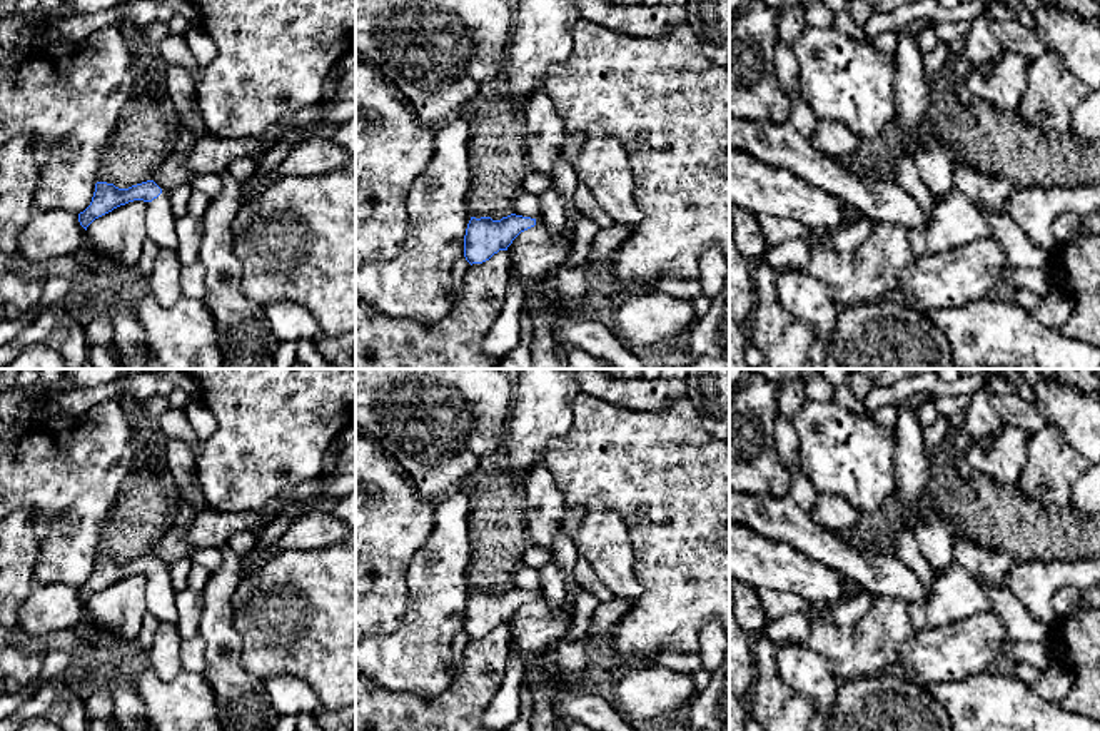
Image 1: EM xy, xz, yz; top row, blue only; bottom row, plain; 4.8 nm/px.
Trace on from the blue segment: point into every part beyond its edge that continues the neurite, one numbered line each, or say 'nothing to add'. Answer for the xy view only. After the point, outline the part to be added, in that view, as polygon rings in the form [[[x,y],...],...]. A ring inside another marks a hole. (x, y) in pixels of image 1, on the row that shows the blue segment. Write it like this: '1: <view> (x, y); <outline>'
1: xy (161, 222); [[[169,192],[162,194],[147,202],[147,240],[155,242],[160,249],[177,250],[177,232],[175,232],[175,215],[170,209]]]

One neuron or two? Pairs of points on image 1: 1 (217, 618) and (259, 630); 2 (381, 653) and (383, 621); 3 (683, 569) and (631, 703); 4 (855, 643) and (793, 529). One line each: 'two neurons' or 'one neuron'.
1: two neurons
2: two neurons
3: two neurons
4: two neurons

